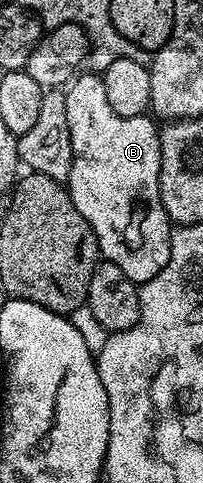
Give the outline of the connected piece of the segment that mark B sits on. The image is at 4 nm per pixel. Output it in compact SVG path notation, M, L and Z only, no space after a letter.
M79 73L64 90L74 157L68 183L70 199L72 204L76 204L80 216L88 220L98 241L101 257L116 264L116 268L120 268L128 280L145 284L161 272L164 264L168 264L170 255L172 223L160 200L160 130L157 125L154 127L155 119L146 114L116 116L108 104L108 95L104 93L101 77L97 73L86 73Z

